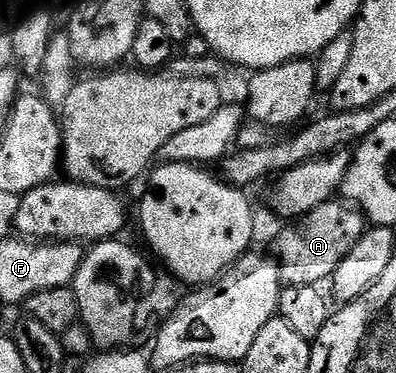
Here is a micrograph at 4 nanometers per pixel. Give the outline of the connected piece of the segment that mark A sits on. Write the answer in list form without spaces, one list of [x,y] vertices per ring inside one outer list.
[[[339,198],[326,200],[324,204],[292,224],[295,224],[292,228],[280,230],[279,237],[275,240],[275,252],[273,251],[284,285],[319,286],[322,285],[322,280],[323,283],[330,281],[337,266],[349,254],[349,250],[353,250],[353,246],[365,231],[363,213]]]

